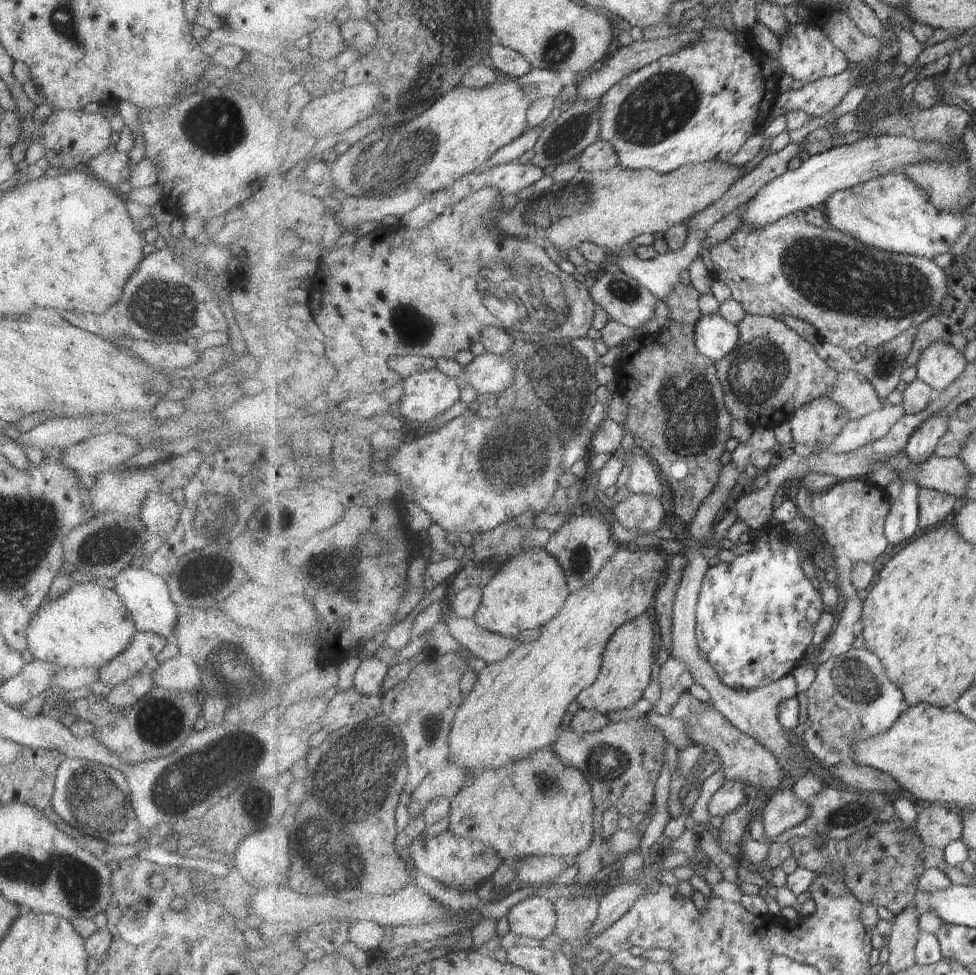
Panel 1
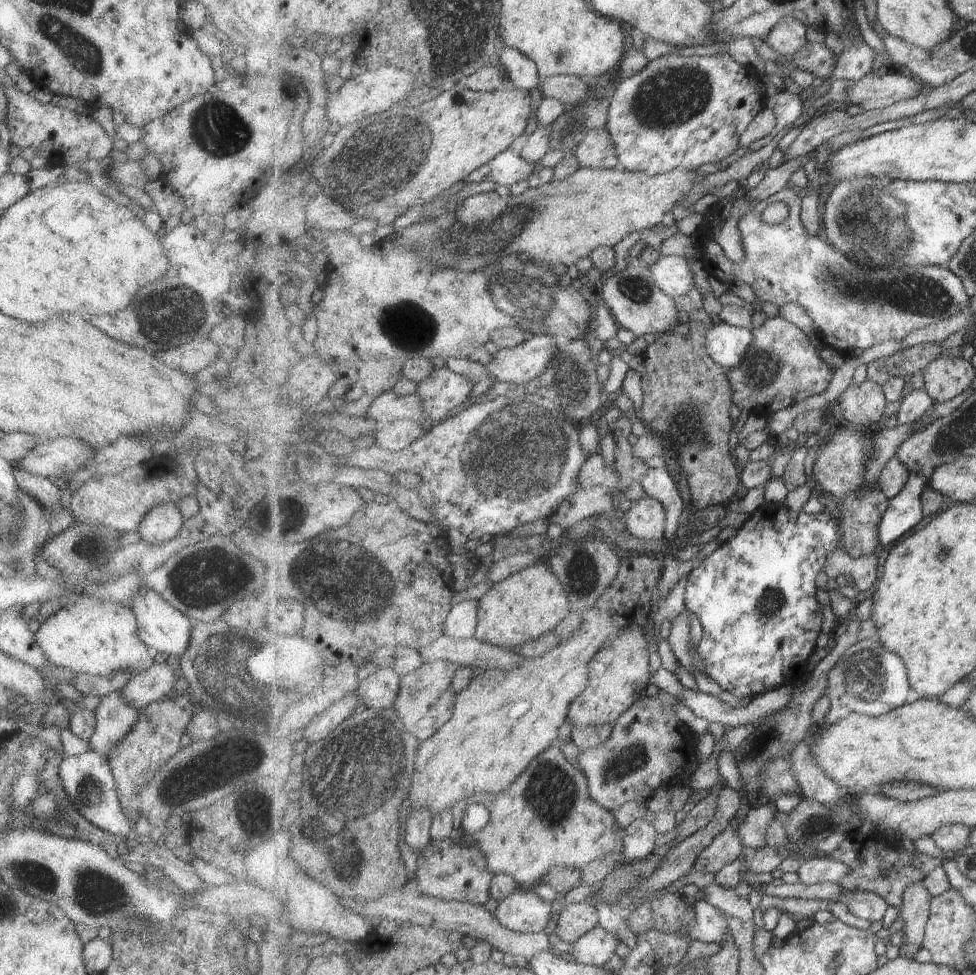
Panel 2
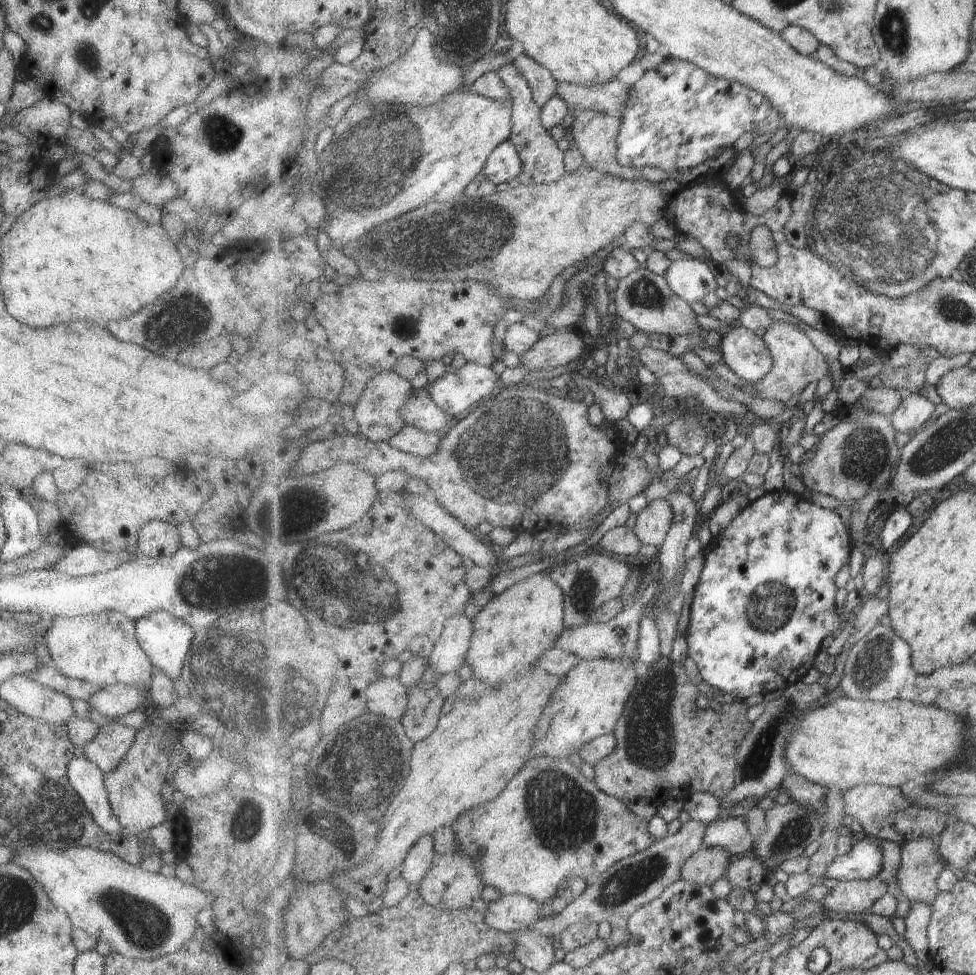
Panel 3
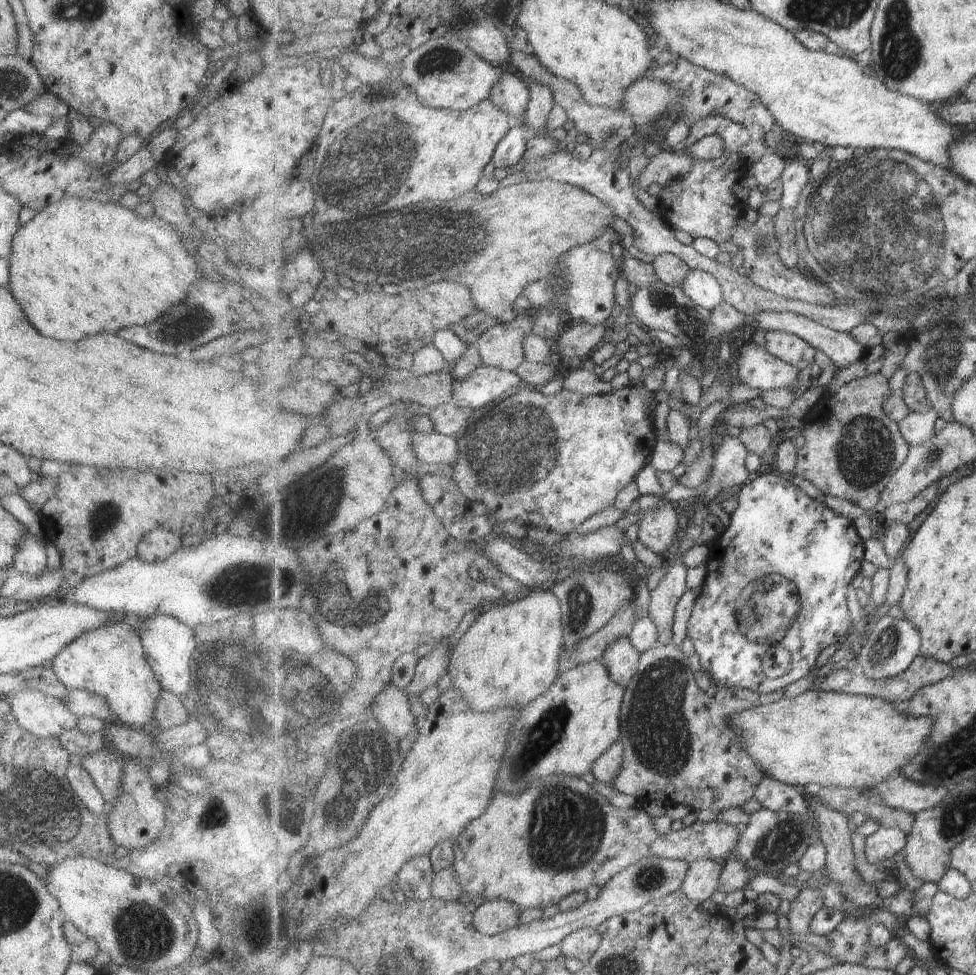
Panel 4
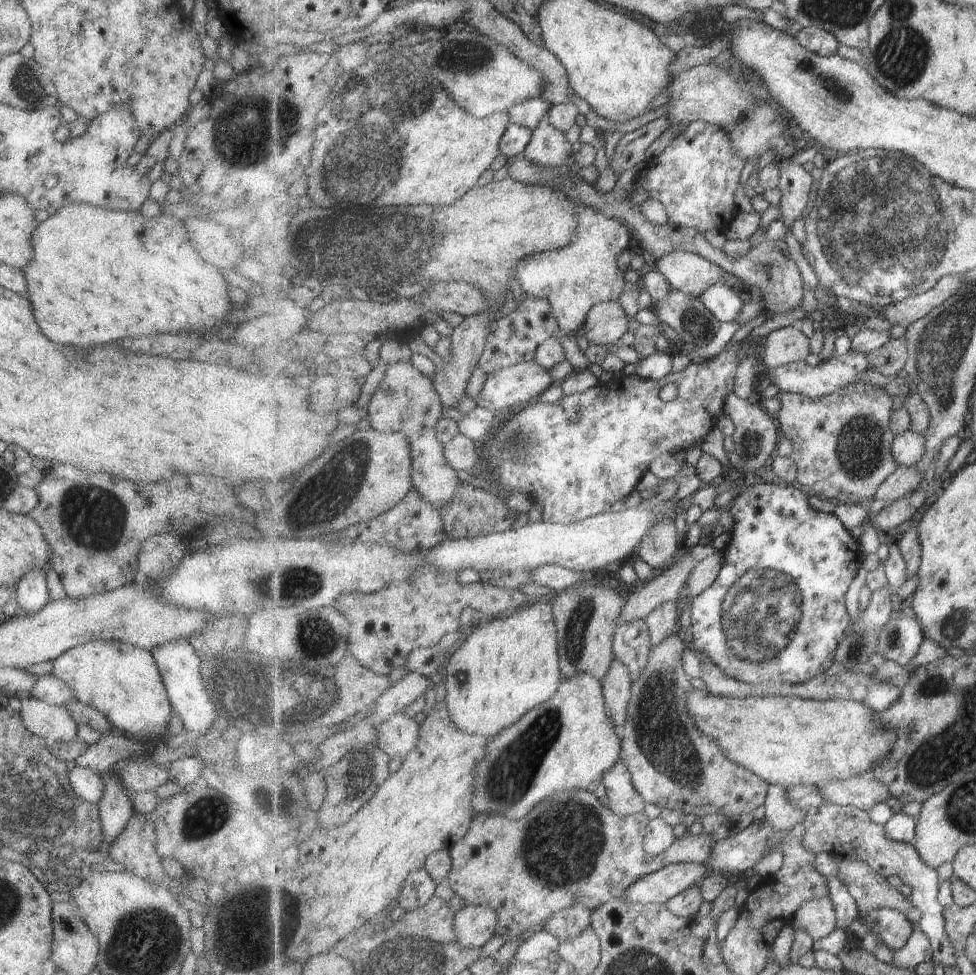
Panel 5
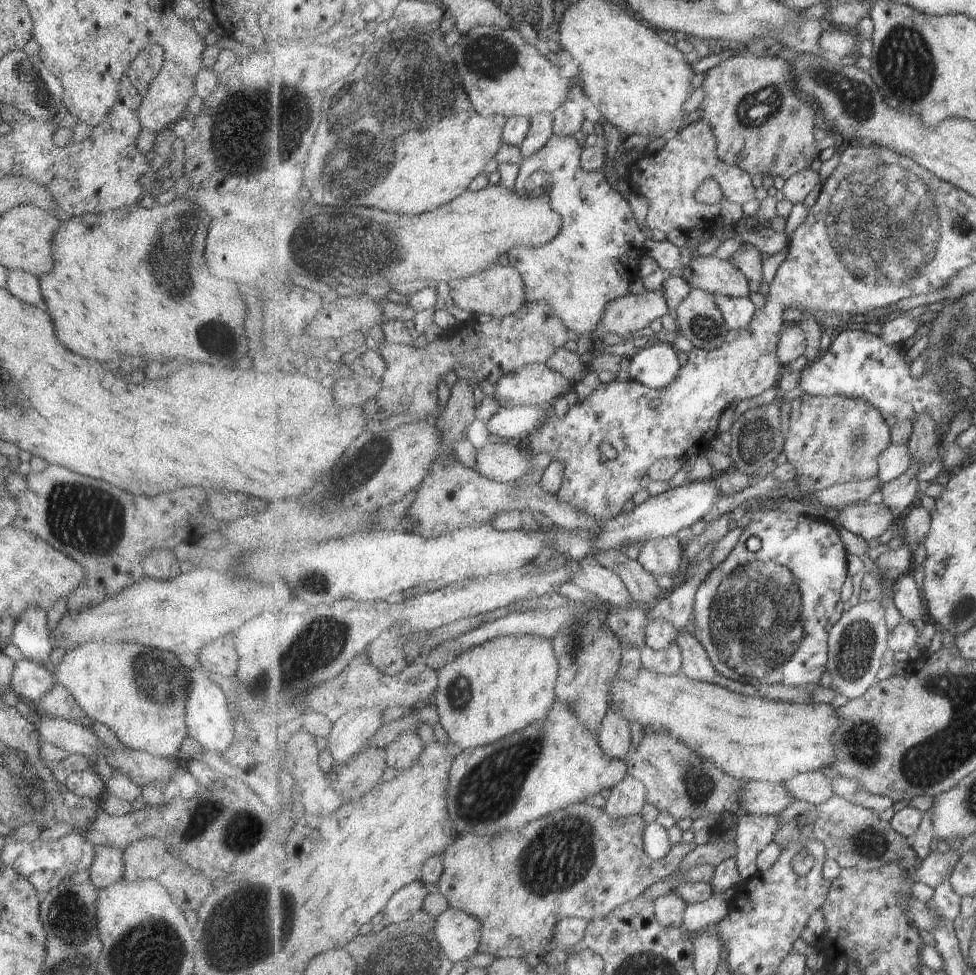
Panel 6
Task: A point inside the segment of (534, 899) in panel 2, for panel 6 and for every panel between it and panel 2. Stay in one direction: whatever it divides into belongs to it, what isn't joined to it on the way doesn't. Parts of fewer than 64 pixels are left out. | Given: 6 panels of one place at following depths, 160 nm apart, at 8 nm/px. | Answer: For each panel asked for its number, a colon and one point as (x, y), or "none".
3: (516, 912)
4: (493, 917)
5: (475, 925)
6: (460, 933)

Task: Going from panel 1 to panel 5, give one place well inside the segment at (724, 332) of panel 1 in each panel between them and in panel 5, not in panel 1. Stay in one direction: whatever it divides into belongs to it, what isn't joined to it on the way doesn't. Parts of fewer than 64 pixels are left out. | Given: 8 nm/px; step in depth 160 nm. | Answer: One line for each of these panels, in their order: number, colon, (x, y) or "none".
2: (729, 345)
3: (747, 355)
4: (757, 368)
5: (813, 381)

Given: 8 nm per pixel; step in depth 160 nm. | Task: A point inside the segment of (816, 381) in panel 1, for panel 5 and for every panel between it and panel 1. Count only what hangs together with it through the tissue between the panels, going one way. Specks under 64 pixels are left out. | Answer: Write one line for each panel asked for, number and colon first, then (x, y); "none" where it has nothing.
2: (783, 368)
3: (798, 362)
4: (796, 351)
5: (787, 345)

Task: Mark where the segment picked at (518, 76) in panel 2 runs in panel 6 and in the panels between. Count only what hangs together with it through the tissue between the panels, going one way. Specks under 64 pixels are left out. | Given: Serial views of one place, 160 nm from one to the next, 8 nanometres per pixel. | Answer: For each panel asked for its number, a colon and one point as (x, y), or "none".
3: (544, 85)
4: (540, 106)
5: (548, 147)
6: (592, 261)

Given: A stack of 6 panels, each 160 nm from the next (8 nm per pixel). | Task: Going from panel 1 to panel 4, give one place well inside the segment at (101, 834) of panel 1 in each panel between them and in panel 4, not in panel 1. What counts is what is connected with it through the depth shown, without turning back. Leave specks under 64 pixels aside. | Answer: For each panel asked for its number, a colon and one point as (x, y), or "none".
2: (86, 777)
3: (86, 779)
4: (79, 779)

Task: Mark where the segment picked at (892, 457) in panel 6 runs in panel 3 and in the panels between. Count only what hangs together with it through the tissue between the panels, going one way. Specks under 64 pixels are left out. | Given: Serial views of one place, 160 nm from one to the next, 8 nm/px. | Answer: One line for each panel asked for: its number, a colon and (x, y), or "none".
3: (915, 413)
4: (919, 426)
5: (910, 447)

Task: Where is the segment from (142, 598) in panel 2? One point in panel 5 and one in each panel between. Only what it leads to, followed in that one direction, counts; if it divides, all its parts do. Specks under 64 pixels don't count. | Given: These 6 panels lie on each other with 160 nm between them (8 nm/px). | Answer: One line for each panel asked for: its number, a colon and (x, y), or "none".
3: (165, 640)
4: (166, 643)
5: (179, 668)

